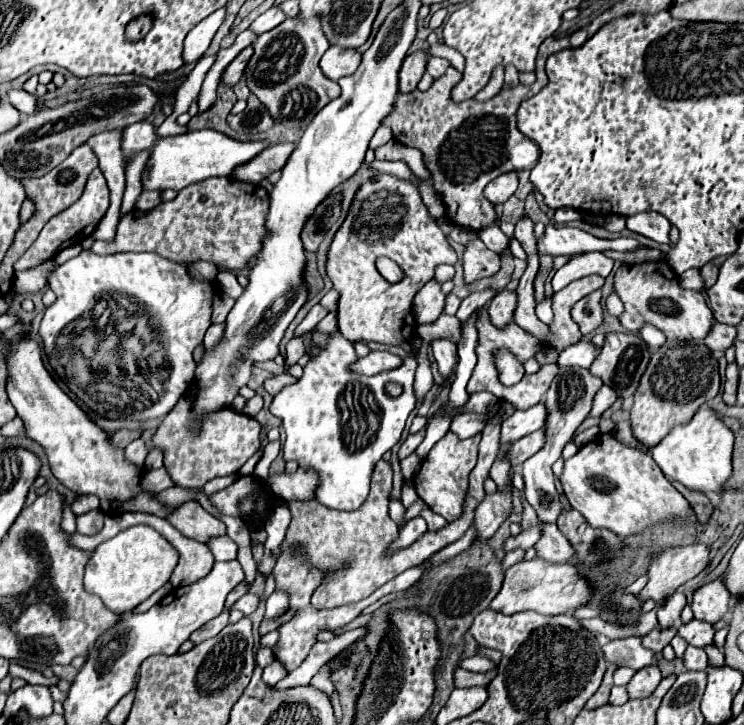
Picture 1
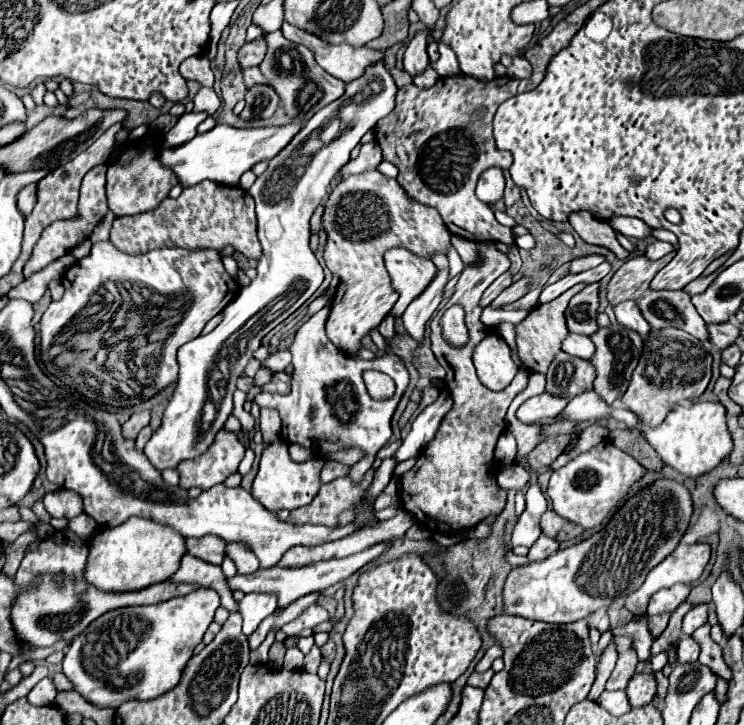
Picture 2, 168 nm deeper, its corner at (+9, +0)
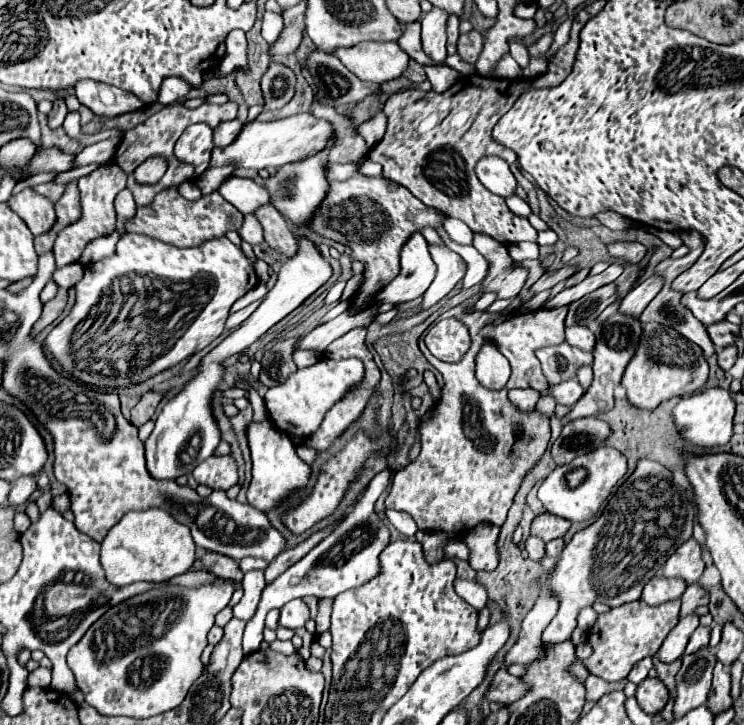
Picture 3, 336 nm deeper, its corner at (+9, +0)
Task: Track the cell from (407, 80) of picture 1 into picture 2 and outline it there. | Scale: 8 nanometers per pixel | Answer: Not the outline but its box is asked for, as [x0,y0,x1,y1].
[404,30,430,76]

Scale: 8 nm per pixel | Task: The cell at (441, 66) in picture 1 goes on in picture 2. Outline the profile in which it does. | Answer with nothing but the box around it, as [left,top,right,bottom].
[432,42,460,78]

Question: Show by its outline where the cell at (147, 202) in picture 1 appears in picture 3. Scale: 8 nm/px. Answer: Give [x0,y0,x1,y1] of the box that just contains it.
[114,102,238,206]

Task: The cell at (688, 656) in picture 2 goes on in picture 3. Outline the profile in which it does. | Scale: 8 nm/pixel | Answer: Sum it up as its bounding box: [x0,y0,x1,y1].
[686,626,710,654]

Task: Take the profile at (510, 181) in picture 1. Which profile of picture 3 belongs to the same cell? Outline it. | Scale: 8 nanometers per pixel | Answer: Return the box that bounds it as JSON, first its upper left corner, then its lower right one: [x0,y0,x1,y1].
[476,156,516,198]

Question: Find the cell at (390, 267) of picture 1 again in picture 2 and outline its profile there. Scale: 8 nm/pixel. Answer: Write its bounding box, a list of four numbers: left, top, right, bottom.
[384,248,436,316]

